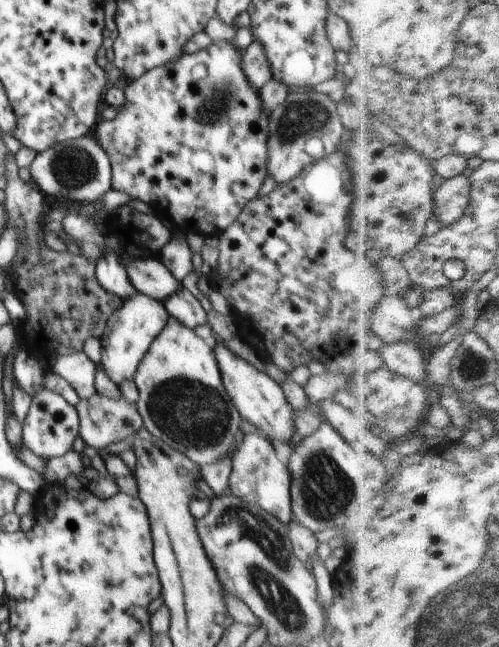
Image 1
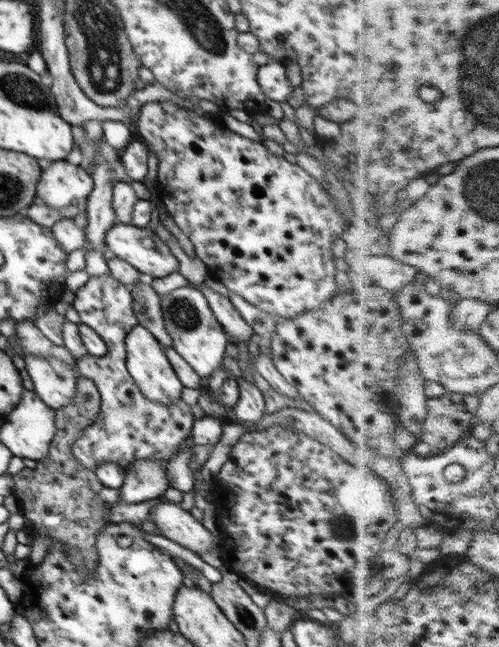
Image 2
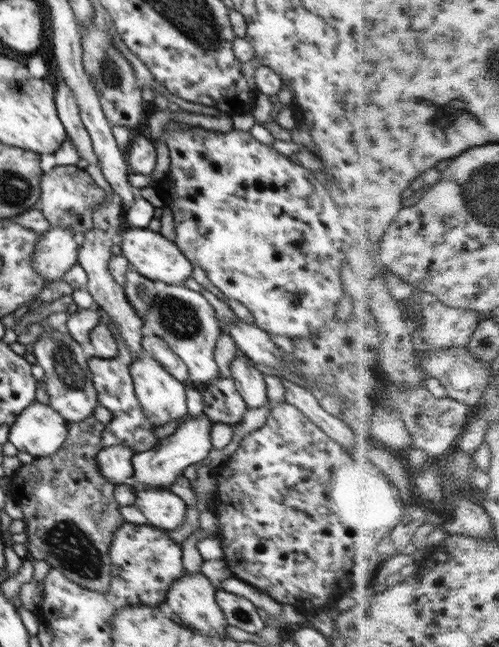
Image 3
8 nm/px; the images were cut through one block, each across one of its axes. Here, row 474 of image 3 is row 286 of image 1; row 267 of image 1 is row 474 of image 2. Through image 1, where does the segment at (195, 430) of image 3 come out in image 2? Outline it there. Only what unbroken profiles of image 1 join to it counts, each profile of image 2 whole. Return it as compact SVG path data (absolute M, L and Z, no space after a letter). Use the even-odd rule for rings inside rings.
M170 456L170 458L164 458L164 460L136 460L136 462L133 462L129 468L126 471L125 474L125 482L123 485L119 488L120 490L120 499L118 499L117 504L138 504L142 502L146 502L150 499L158 499L165 494L165 492L170 487L170 484L168 484L168 478L166 478L166 465L168 465L168 461L172 459L174 456Z

